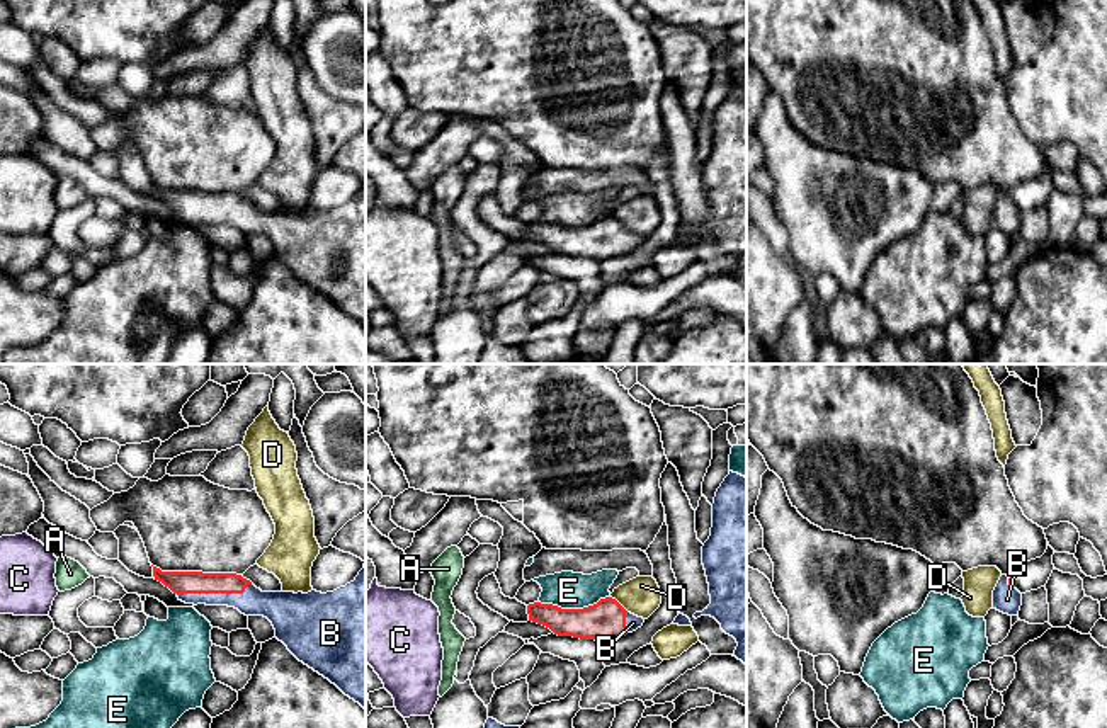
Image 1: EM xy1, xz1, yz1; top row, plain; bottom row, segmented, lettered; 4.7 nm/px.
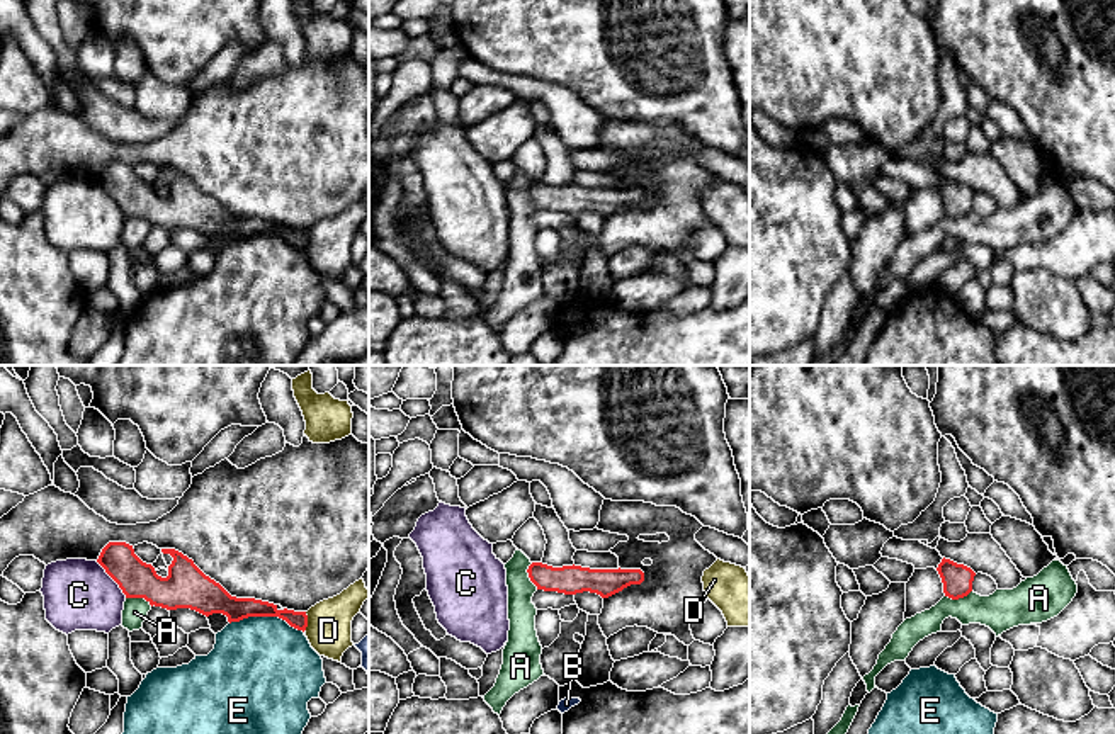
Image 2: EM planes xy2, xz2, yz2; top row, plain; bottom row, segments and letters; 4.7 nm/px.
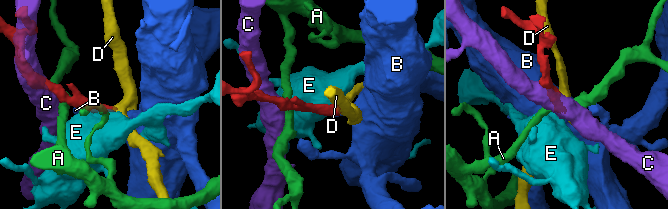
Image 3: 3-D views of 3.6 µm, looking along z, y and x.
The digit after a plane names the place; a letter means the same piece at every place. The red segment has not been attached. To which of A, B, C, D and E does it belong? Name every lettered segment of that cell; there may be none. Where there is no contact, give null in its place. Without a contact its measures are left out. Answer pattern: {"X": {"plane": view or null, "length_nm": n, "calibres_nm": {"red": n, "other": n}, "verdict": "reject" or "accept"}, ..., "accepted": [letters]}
{"A": {"plane": "xy2", "length_nm": 130, "calibres_nm": {"red": 200, "other": 120}, "verdict": "reject"}, "B": {"plane": "xy1", "length_nm": 360, "calibres_nm": {"red": 110, "other": 130}, "verdict": "accept"}, "C": {"plane": "xy2", "length_nm": 220, "calibres_nm": {"red": 180, "other": 340}, "verdict": "reject"}, "D": {"plane": "xy2", "length_nm": 100, "calibres_nm": {"red": 80, "other": 220}, "verdict": "reject"}, "E": {"plane": "xy2", "length_nm": 360, "calibres_nm": {"red": 120, "other": 480}, "verdict": "reject"}, "accepted": ["B"]}

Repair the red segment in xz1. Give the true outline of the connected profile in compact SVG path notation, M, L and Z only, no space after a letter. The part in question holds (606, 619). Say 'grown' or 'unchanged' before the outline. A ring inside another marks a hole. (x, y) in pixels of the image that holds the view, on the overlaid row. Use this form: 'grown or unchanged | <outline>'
grown | M605 597L583 609L561 609L553 604L527 606L529 621L549 628L558 636L580 640L619 640L643 626L644 619L627 612L616 599Z

